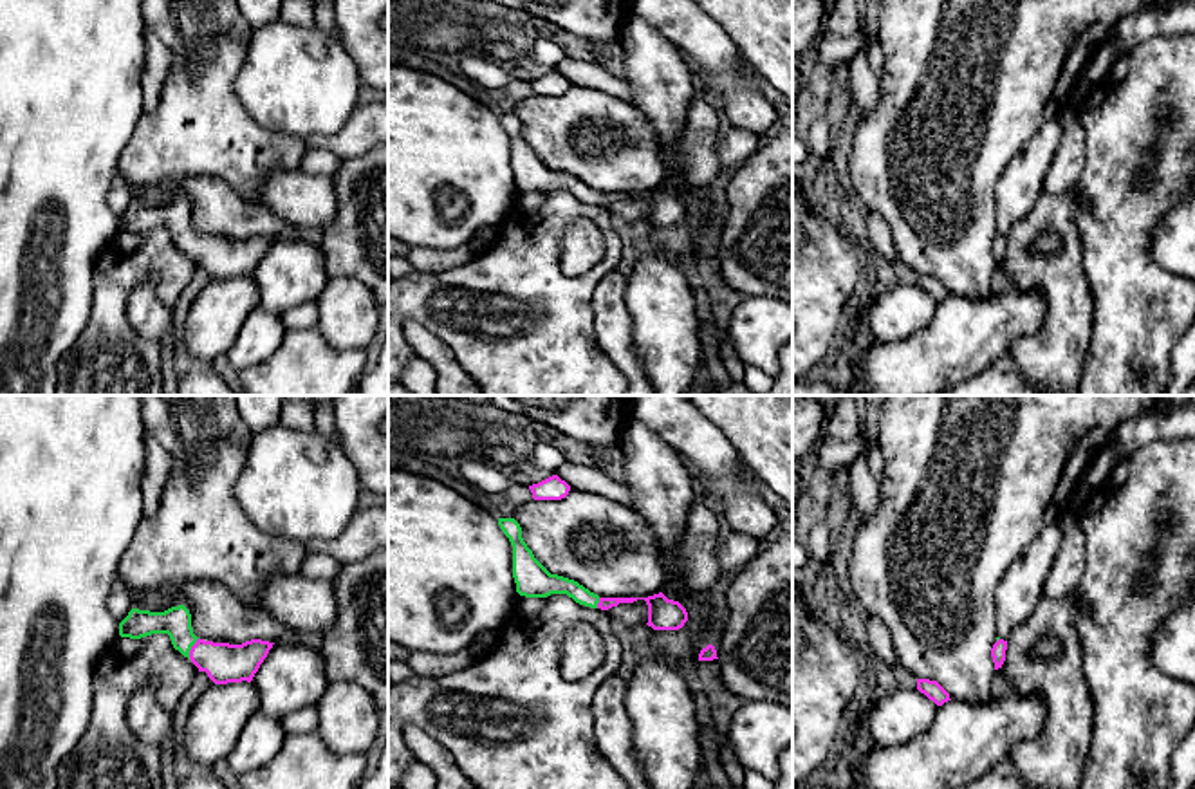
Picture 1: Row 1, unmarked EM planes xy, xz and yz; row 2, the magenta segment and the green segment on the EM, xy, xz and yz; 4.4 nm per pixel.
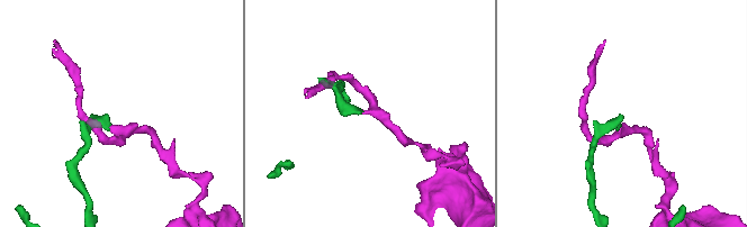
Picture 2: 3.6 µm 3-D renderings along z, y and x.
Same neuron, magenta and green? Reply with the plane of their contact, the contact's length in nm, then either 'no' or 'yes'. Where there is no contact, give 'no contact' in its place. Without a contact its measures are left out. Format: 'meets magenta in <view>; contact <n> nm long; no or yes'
meets magenta in xy; contact 100 nm long; yes

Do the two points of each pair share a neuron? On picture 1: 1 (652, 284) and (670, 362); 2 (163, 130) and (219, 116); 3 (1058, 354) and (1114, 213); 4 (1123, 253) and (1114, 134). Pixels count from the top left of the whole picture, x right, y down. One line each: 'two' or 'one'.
1: one
2: one
3: two
4: one

